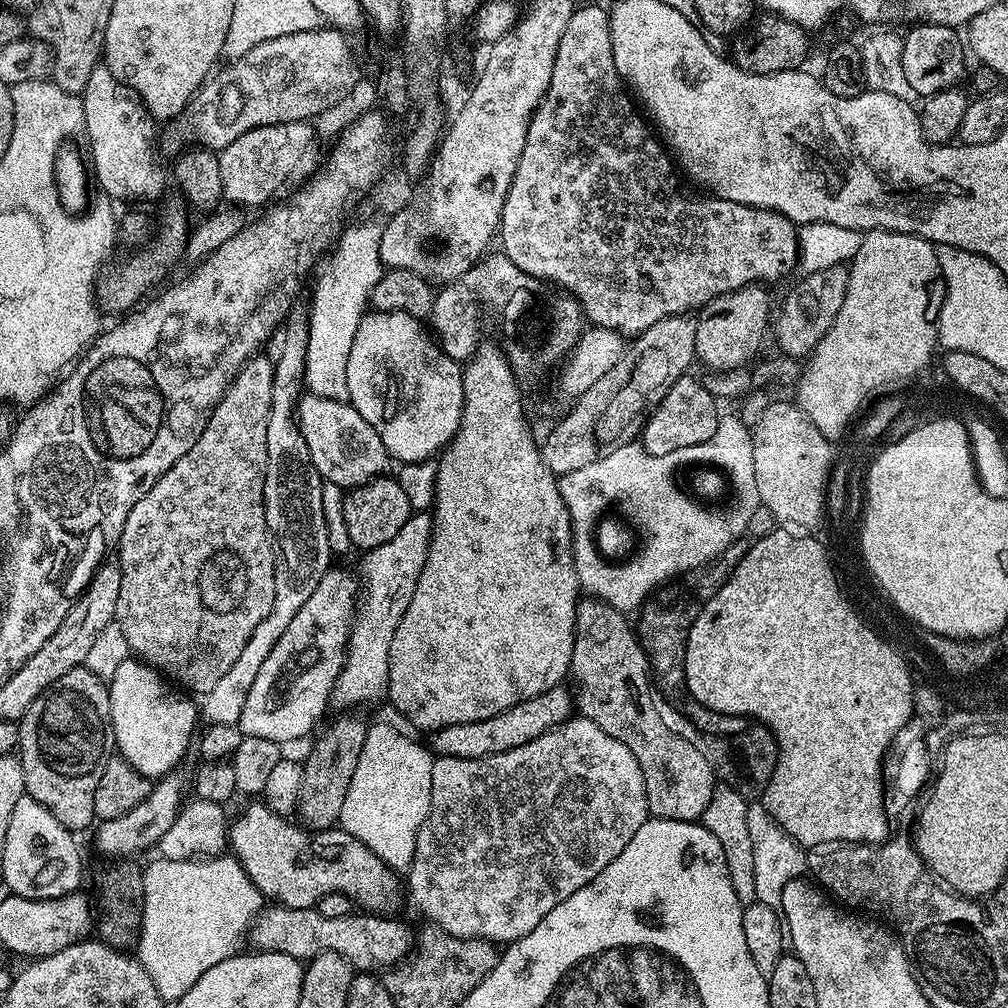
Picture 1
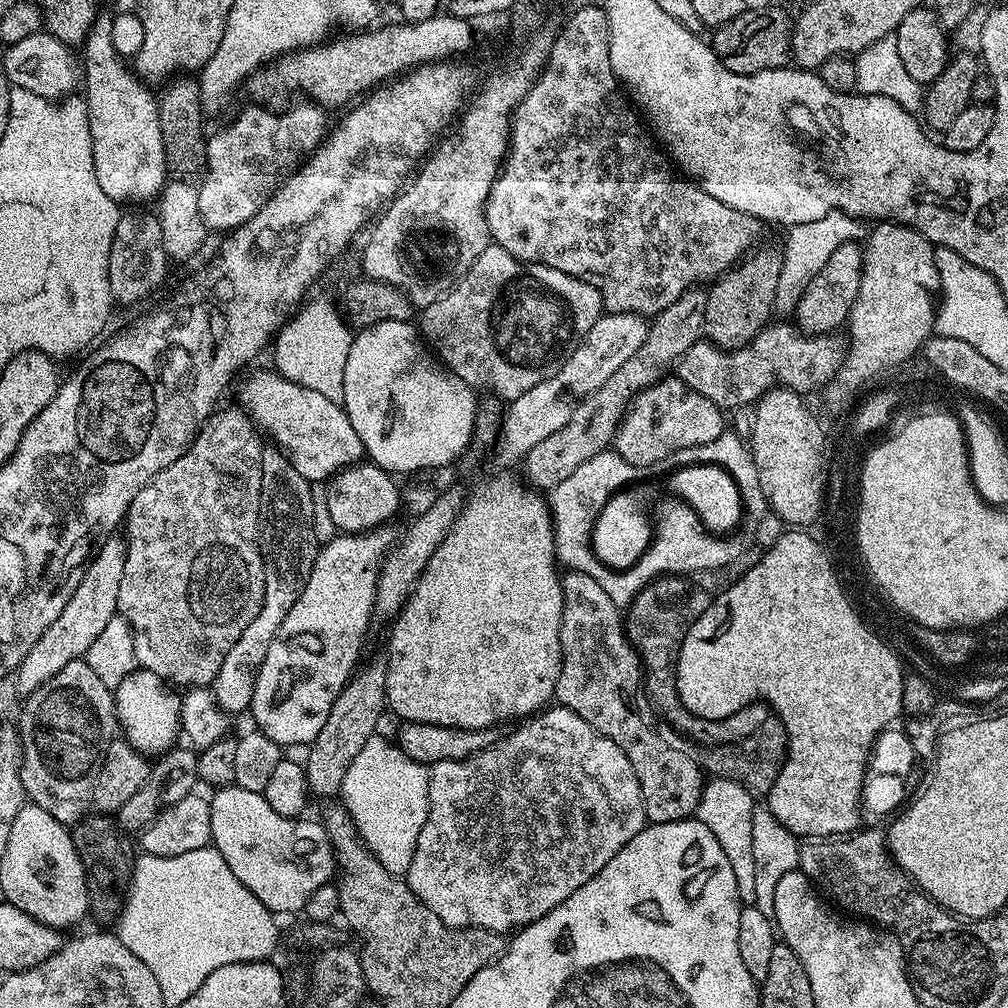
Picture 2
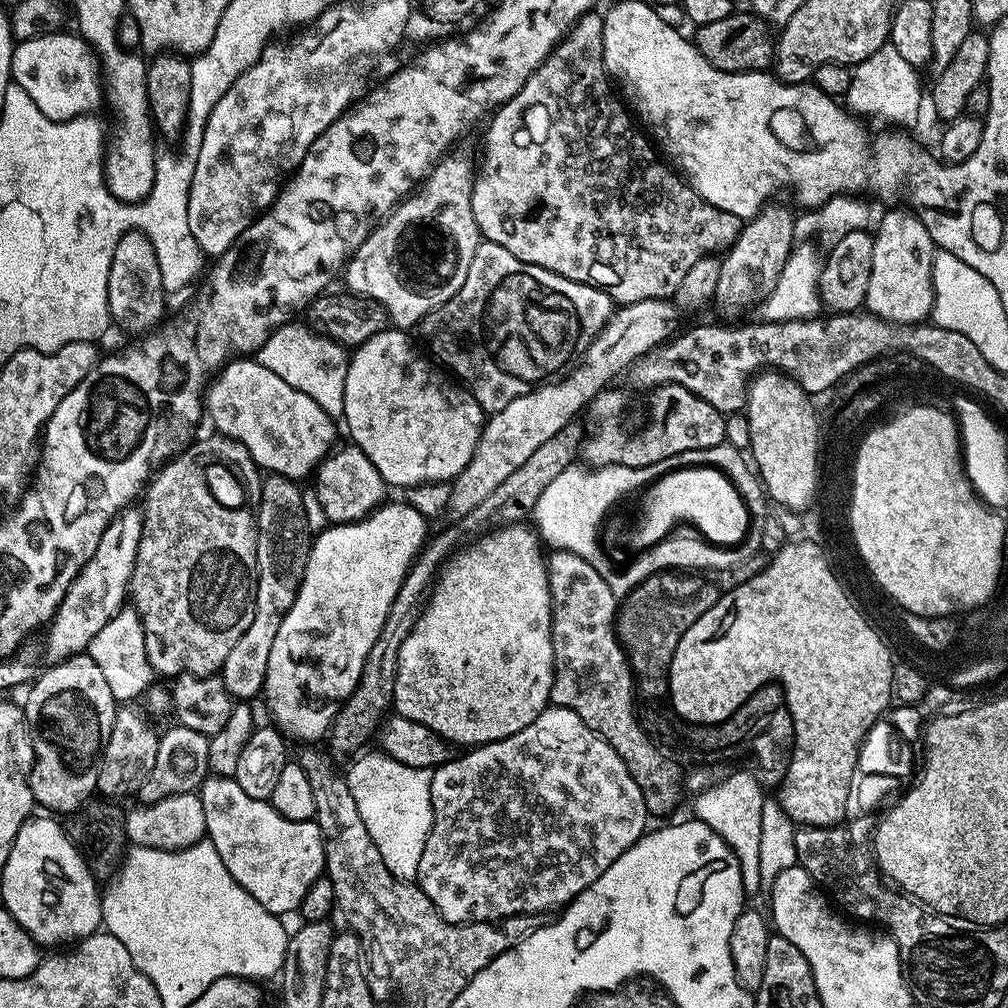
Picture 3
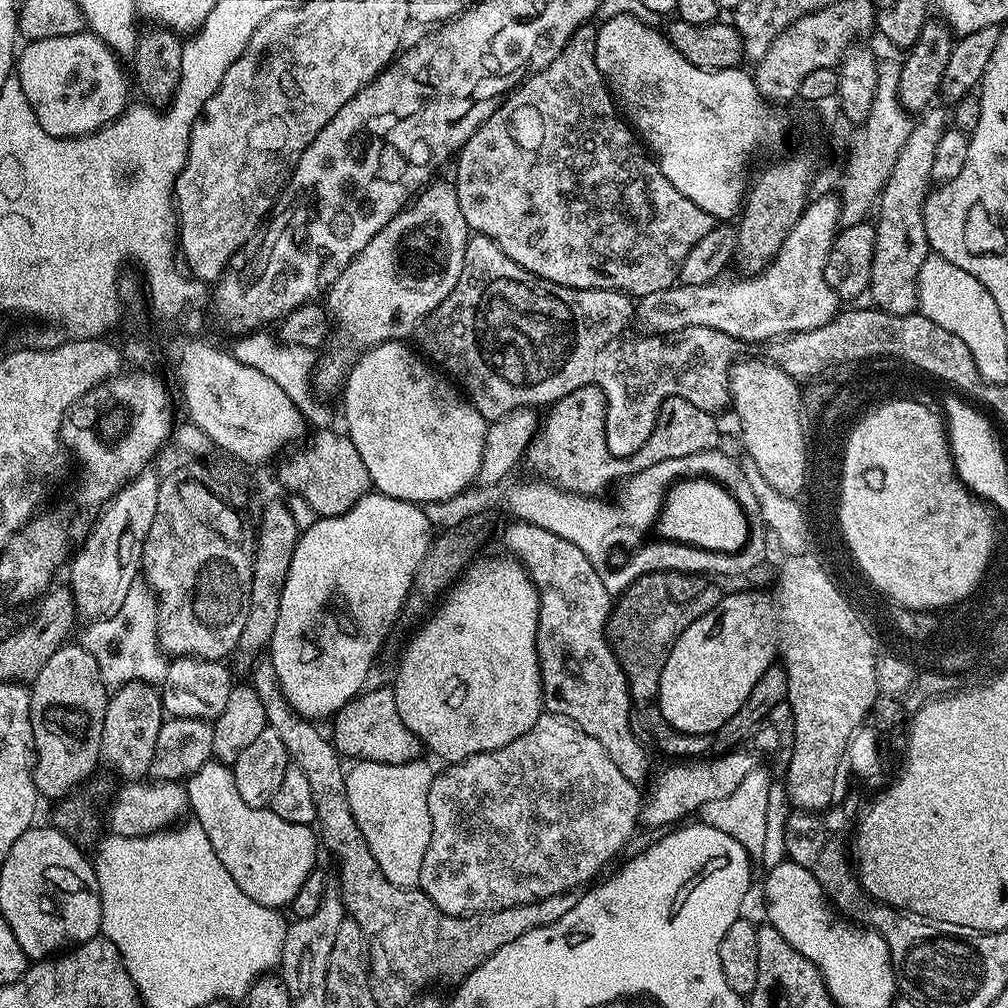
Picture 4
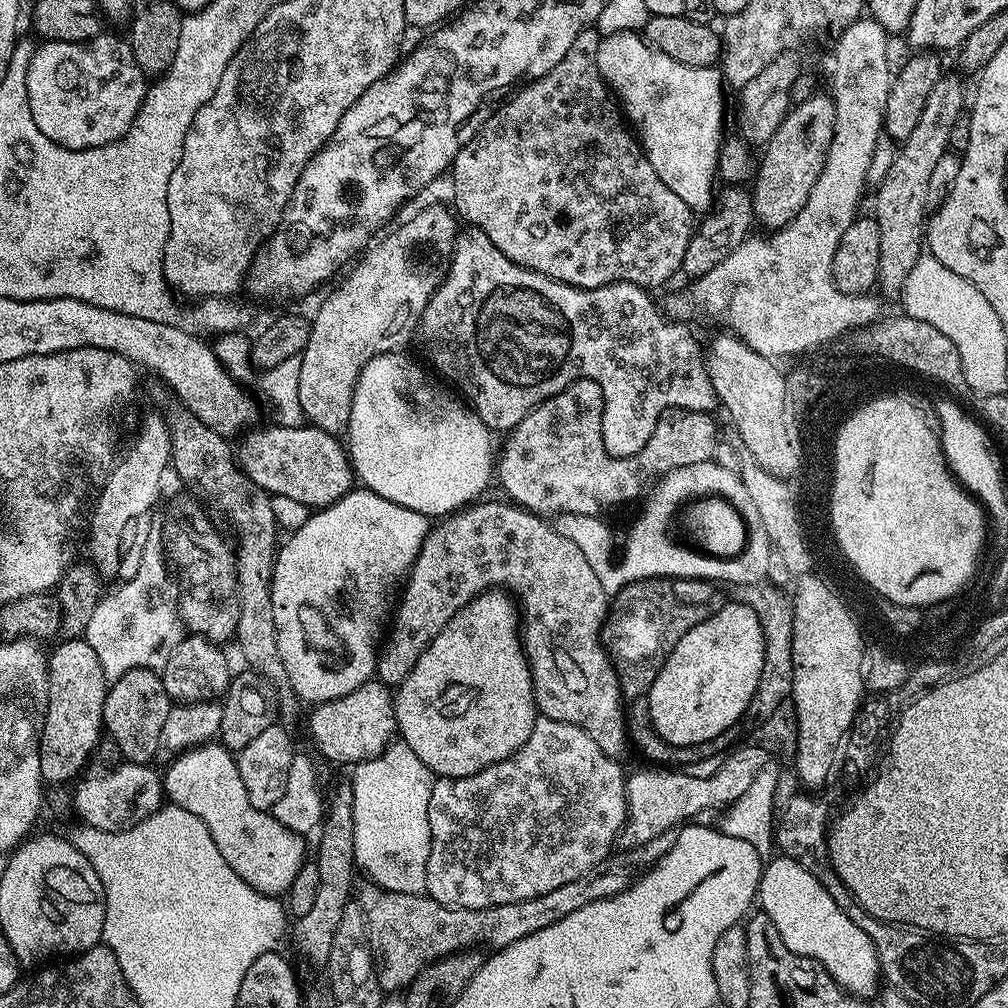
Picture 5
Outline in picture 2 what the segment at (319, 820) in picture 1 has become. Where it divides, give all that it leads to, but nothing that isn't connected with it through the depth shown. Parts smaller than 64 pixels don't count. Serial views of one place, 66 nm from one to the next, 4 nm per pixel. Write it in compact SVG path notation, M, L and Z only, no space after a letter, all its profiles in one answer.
M385 657L372 659L353 675L343 688L342 694L335 700L325 725L309 745L309 752L306 758L304 757L305 785L311 793L313 791L318 796L328 796L324 798L333 797L340 790L346 770L350 768L355 755L362 750L369 738L375 735L382 710L385 711L387 705L387 669L388 661Z

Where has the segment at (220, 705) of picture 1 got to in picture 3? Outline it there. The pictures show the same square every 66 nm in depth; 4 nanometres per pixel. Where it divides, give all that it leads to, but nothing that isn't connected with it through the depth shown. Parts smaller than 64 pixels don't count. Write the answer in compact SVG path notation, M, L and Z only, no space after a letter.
M275 474L267 477L268 481L260 488L260 505L255 505L254 515L256 518L256 597L254 598L254 618L250 618L250 626L246 626L246 630L242 633L242 638L238 638L238 642L234 642L234 647L230 649L230 654L226 654L226 662L220 667L219 677L223 680L226 690L232 696L233 701L248 702L253 698L259 697L264 690L264 679L266 678L266 662L270 662L270 646L274 646L274 638L278 634L278 626L282 626L282 618L286 614L286 610L290 610L290 606L296 597L296 591L300 588L300 579L304 573L304 563L308 557L308 546L310 543L310 532L308 536L308 520L304 517L304 500L300 497L301 485L297 481L288 479L287 476L277 476Z

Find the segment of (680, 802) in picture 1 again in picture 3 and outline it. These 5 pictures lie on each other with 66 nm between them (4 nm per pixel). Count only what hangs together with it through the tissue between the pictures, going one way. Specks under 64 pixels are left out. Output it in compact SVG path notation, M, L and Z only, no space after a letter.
M559 550L547 553L548 585L552 595L552 650L554 654L554 678L552 679L551 703L558 708L574 710L590 730L594 730L607 744L614 746L618 758L626 764L626 770L638 782L642 790L642 798L646 802L649 813L653 817L664 816L676 808L682 792L682 772L680 768L667 756L660 752L656 744L651 744L649 733L645 732L637 720L637 709L632 708L632 694L634 695L634 677L632 668L628 664L628 657L616 638L616 609L618 596L606 586L602 574L586 562L586 558L578 558L578 554L570 554Z

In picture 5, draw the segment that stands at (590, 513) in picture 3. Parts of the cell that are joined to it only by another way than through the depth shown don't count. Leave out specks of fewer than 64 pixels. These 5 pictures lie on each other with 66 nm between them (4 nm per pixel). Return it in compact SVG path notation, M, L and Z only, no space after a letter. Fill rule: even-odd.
M713 459L706 462L694 462L694 466L678 466L676 470L670 470L655 481L654 487L647 496L648 501L644 504L644 513L633 522L632 529L628 532L628 541L623 541L622 544L624 553L618 554L616 558L612 556L614 556L614 549L618 547L618 540L612 537L611 526L603 524L600 516L583 516L566 512L557 519L560 521L555 521L554 527L566 538L570 538L570 542L574 542L578 550L582 550L586 562L590 562L594 574L598 574L598 582L602 582L607 592L615 594L626 585L633 584L635 580L668 578L671 577L671 572L676 572L679 568L684 568L688 576L696 575L704 580L722 580L721 582L727 583L755 583L758 578L766 576L768 552L765 548L764 528L761 527L756 508L752 507L748 492L744 490L743 478L739 471L720 466ZM708 488L714 492L726 494L740 506L740 510L746 512L748 522L750 522L750 526L742 530L746 538L746 554L740 554L738 558L720 560L720 558L710 558L714 554L708 554L708 548L696 552L683 552L682 545L678 544L674 538L670 538L668 532L664 532L666 520L670 512L676 508L676 504L690 490L704 492Z

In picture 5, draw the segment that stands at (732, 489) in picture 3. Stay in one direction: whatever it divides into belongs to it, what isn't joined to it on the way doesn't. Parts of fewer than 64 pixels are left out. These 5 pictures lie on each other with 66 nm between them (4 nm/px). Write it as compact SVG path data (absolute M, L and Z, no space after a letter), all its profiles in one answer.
M708 488L704 492L690 490L670 512L664 532L668 532L670 538L682 545L683 552L696 552L708 548L708 554L714 554L710 558L728 560L746 554L746 538L742 534L746 526L750 526L746 512L740 510L740 506L726 494Z

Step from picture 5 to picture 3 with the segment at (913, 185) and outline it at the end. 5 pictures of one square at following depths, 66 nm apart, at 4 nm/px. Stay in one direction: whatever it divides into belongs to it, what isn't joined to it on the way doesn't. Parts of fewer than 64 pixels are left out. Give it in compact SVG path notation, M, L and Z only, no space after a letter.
M900 206L893 208L896 209L881 218L880 229L875 229L872 238L874 258L870 262L870 286L866 286L863 307L887 323L927 321L932 310L934 245L926 226L912 211Z

